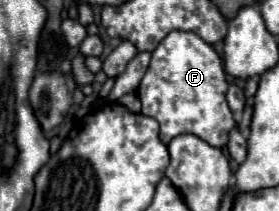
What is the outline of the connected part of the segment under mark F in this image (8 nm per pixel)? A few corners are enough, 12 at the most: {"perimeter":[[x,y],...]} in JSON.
{"perimeter":[[195,32],[155,48],[137,94],[165,144],[217,148],[235,120],[222,57]]}

